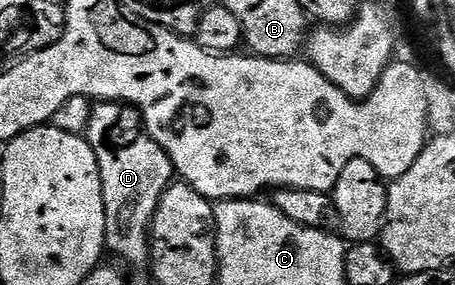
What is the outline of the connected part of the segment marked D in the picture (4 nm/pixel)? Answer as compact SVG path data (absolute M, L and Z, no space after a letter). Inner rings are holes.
M94 102L87 138L99 161L108 254L118 255L122 264L146 266L151 259L153 218L163 193L175 179L171 157L150 137L140 111L128 103Z

